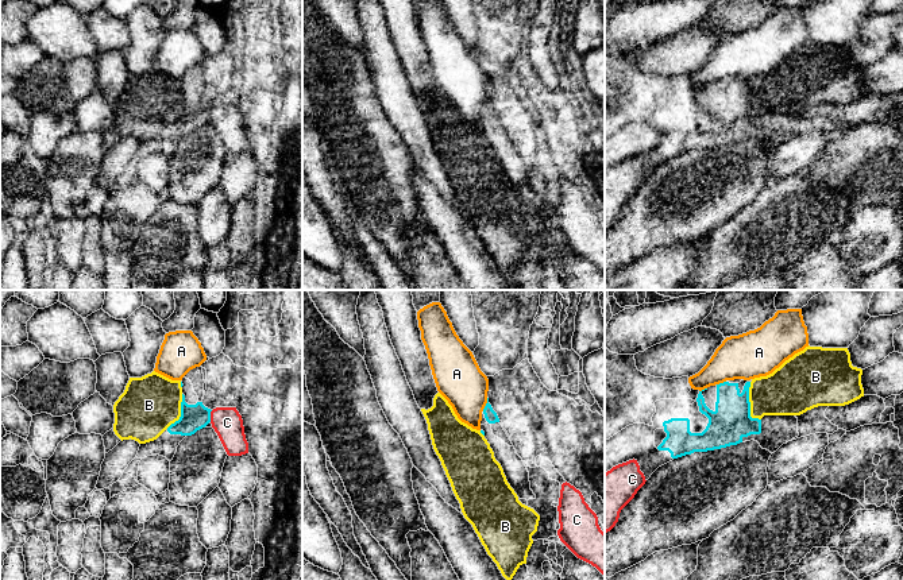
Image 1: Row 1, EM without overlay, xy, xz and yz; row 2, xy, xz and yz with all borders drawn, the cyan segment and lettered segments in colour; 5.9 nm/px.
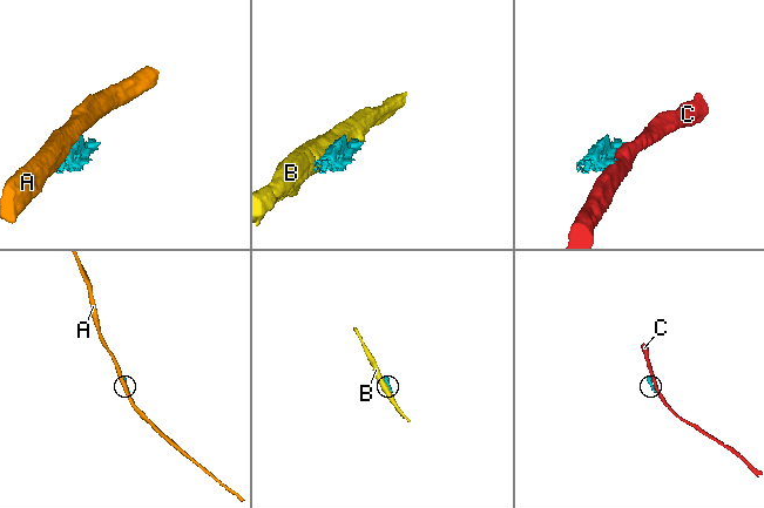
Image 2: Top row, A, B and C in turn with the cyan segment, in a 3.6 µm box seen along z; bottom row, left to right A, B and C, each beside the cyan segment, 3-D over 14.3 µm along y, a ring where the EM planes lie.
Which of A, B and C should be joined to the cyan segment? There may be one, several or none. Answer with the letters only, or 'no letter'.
no letter

